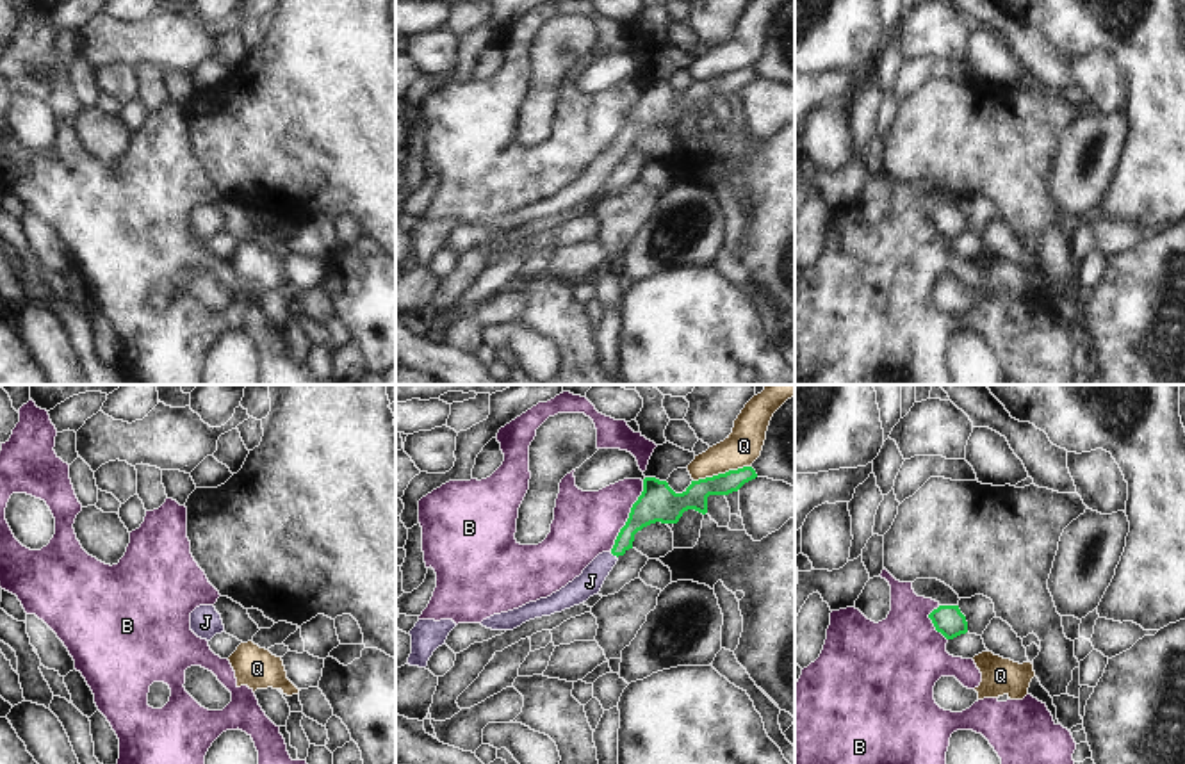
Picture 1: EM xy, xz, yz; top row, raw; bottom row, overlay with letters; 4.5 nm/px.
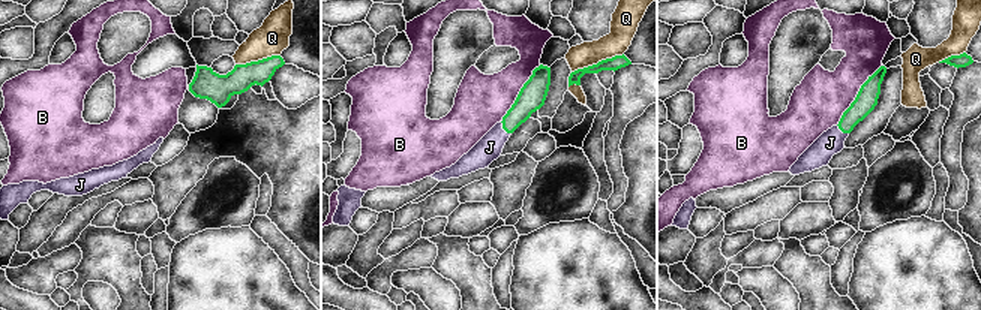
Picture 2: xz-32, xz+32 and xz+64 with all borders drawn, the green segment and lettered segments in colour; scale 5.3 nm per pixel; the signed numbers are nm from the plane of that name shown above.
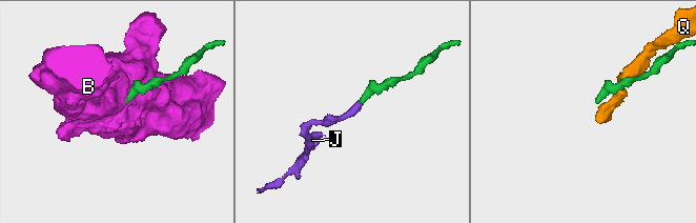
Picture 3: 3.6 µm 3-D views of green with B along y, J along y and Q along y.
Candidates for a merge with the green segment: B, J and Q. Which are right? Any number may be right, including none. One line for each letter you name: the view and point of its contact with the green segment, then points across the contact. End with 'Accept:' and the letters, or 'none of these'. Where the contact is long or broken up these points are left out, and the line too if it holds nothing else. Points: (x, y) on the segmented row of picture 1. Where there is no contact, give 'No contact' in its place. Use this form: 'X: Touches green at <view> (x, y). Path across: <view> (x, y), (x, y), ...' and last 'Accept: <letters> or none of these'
J: Touches green at xz (613, 554). Path across: xz (645, 510), (613, 554), (590, 581)
Accept: J

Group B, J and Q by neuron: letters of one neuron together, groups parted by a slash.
B / J / Q

